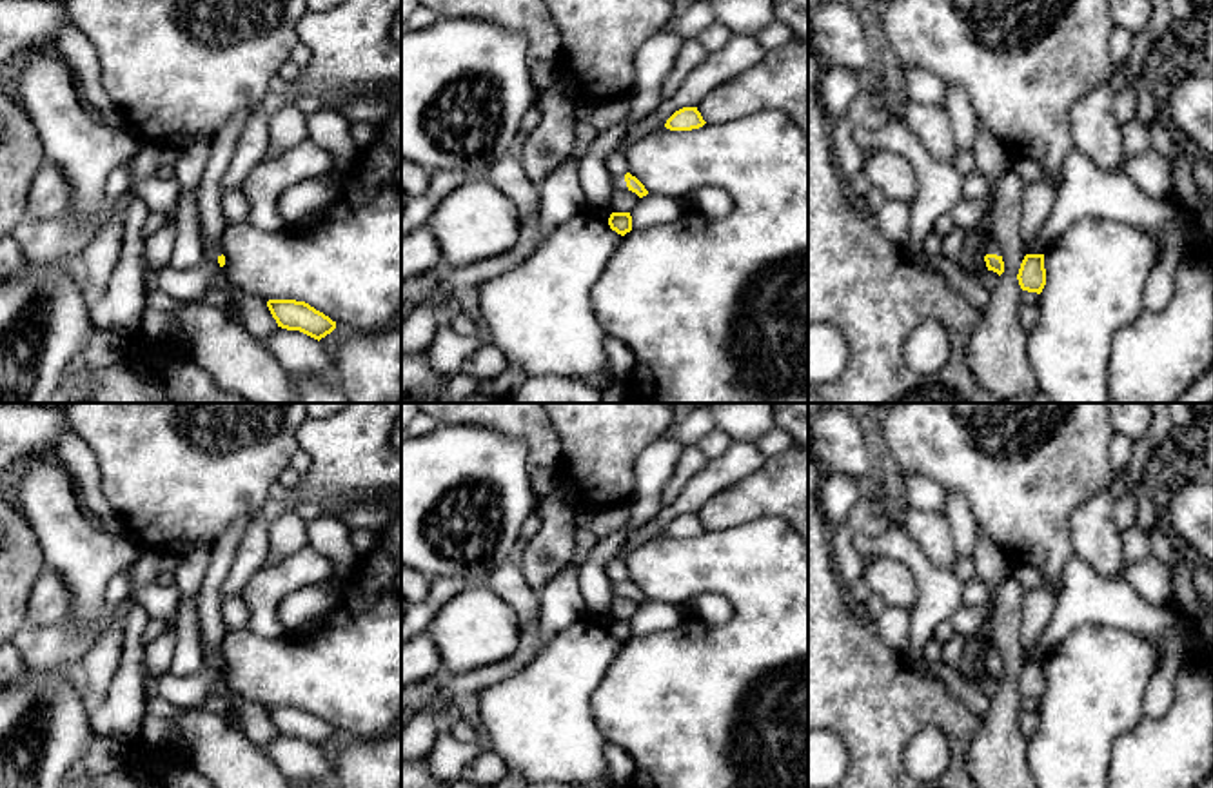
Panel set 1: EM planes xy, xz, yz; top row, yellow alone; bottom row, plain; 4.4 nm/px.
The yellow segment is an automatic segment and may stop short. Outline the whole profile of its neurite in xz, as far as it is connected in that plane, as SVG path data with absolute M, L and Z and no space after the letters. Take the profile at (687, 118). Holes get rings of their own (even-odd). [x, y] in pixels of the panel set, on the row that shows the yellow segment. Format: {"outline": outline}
{"outline": "M683 107L666 120L665 127L670 131L692 131L703 127L705 123L706 122L697 107Z"}

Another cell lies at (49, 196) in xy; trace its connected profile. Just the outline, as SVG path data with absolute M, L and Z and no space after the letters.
M45 160L31 183L27 196L27 218L58 218L67 212L71 198L73 189L69 187L60 167Z

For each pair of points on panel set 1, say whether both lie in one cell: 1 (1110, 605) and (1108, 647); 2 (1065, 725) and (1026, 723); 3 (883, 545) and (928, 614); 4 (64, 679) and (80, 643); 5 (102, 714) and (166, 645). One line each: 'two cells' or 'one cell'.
1: two cells
2: two cells
3: one cell
4: two cells
5: two cells

